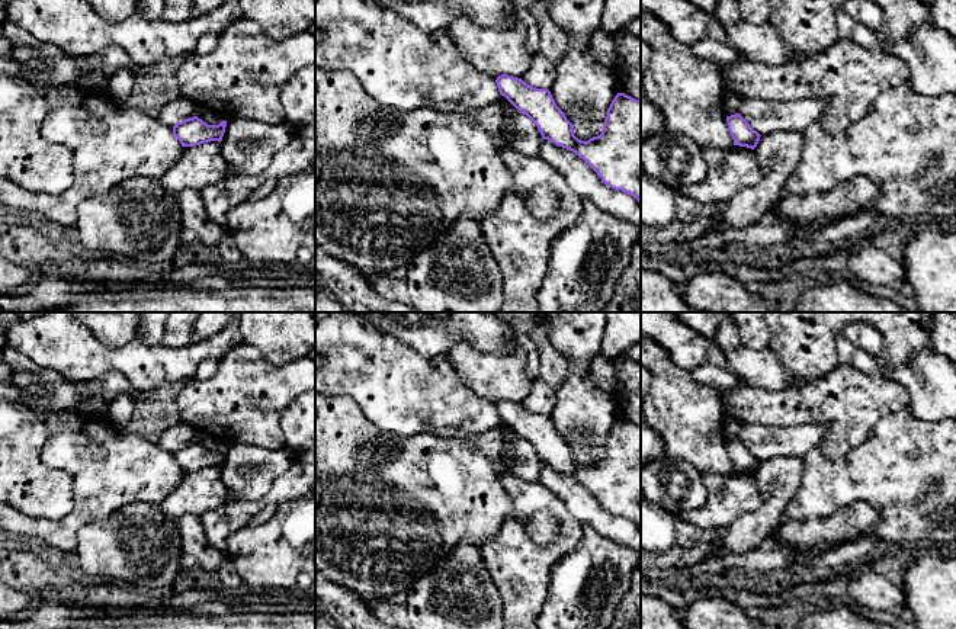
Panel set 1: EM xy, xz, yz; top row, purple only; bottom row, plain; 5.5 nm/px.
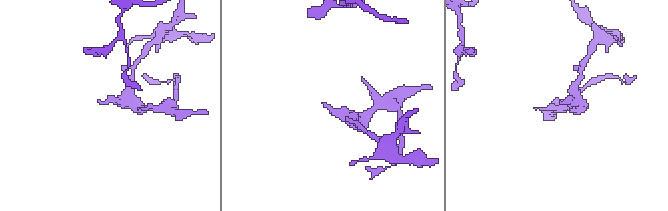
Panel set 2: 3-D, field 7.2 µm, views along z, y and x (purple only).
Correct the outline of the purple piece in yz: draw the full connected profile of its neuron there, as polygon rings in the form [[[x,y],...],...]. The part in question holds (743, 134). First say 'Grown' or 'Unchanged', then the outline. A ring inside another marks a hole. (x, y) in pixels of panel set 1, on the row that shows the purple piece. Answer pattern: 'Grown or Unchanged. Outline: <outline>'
Unchanged. Outline: [[[740,115],[726,116],[728,131],[734,139],[734,145],[754,150],[760,141],[760,134]]]

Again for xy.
Unchanged. Outline: [[[193,116],[177,122],[173,126],[173,135],[180,141],[182,147],[195,147],[211,141],[221,142],[225,126],[227,121],[222,121],[218,125],[208,125],[198,116]]]

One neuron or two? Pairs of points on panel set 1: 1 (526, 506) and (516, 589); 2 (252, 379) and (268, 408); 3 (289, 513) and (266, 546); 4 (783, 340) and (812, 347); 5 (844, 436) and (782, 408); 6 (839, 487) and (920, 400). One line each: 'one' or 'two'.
1: one
2: one
3: one
4: one
5: one
6: two

